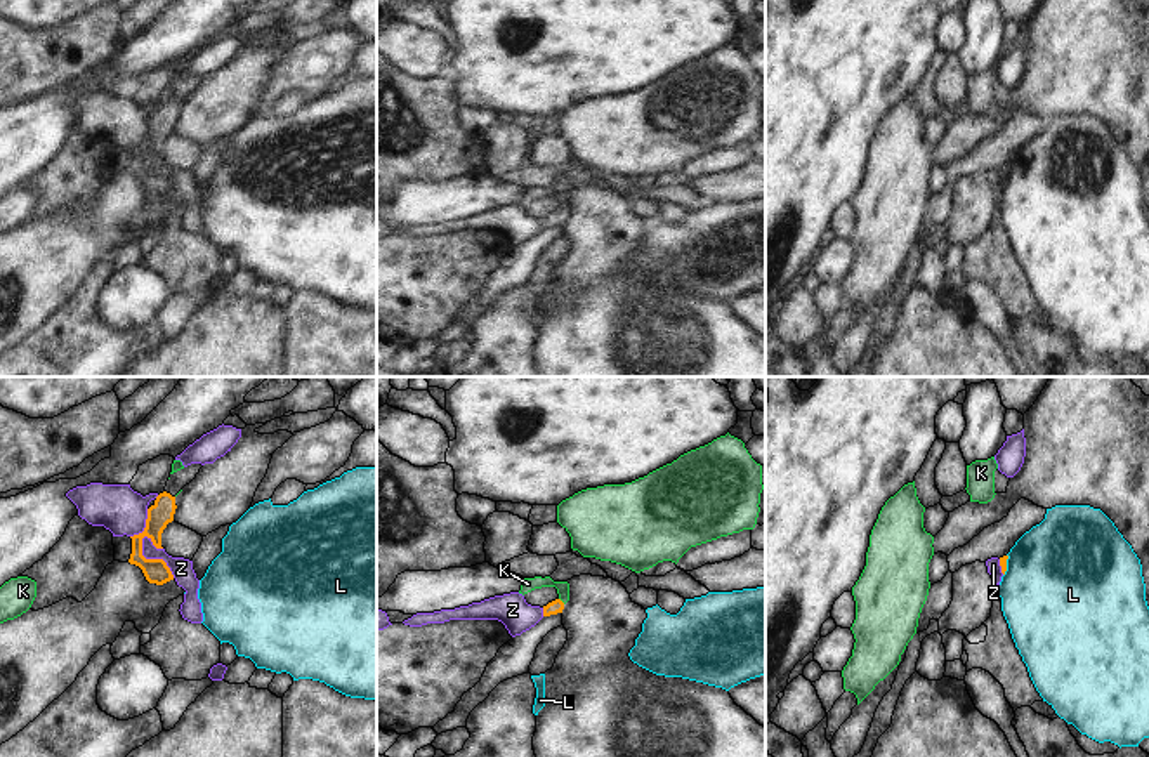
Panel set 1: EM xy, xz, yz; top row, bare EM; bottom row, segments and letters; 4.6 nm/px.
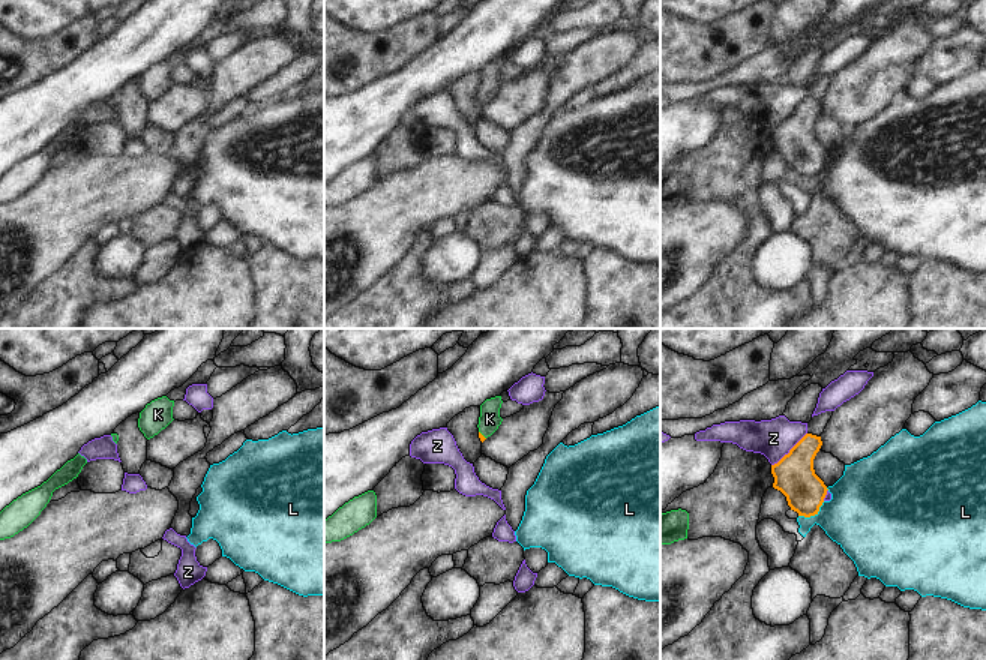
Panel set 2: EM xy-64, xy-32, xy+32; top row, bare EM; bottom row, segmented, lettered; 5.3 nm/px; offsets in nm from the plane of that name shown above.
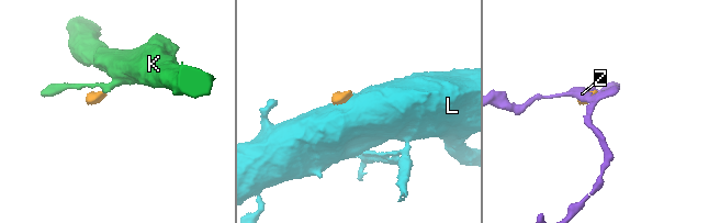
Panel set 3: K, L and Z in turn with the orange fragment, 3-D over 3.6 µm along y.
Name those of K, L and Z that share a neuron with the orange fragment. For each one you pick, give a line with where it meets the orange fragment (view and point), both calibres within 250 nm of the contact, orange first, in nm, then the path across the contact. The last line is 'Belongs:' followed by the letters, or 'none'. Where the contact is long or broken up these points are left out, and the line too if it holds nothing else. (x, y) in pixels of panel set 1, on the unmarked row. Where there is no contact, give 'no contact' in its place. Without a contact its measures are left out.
K: meets orange in xz at (561, 212); 70 nm thick on the orange side, 60 nm on the other; runs through xz (556, 217), (561, 212), (554, 195), (528, 195)
Belongs: K

